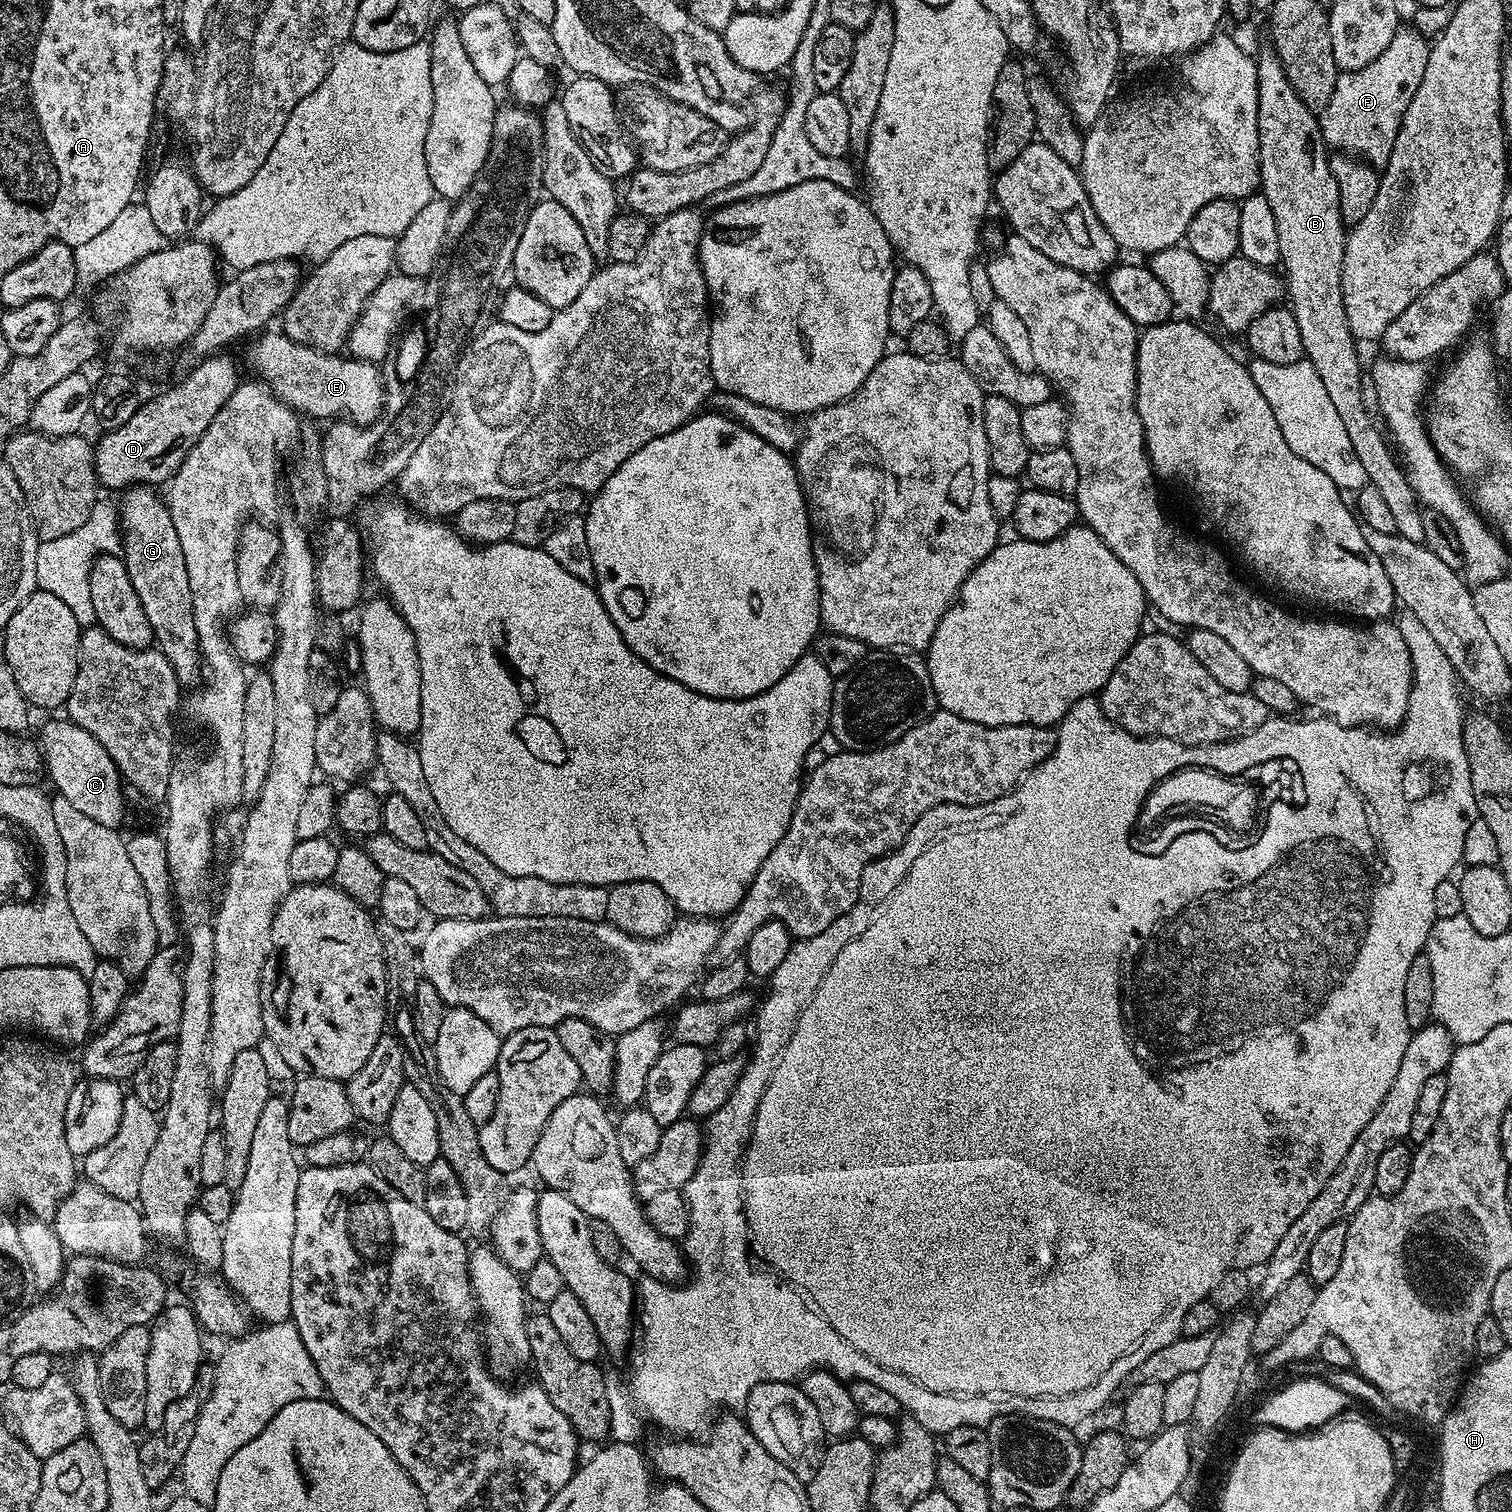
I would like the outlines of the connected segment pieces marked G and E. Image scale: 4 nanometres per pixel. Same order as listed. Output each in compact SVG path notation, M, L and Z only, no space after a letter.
M133 486L123 493L118 500L118 519L122 537L122 559L130 574L130 582L134 582L134 594L138 594L138 602L142 602L142 610L146 610L146 618L150 621L150 630L154 637L155 647L174 666L174 674L182 686L196 686L202 680L202 657L198 642L198 626L194 626L194 602L190 590L190 578L186 575L186 557L182 554L182 546L178 542L178 530L174 530L174 518L170 518L170 510L165 497L160 496L155 487Z
M283 331L267 332L251 341L253 344L248 348L248 364L257 372L253 372L257 377L263 378L272 393L295 408L297 413L305 417L317 416L325 422L333 418L347 418L351 423L361 426L375 421L383 413L385 377L382 372L380 376L381 369L377 365L344 354L316 352L316 368L307 372L304 368L296 368L296 352L301 351L301 344L284 335Z

